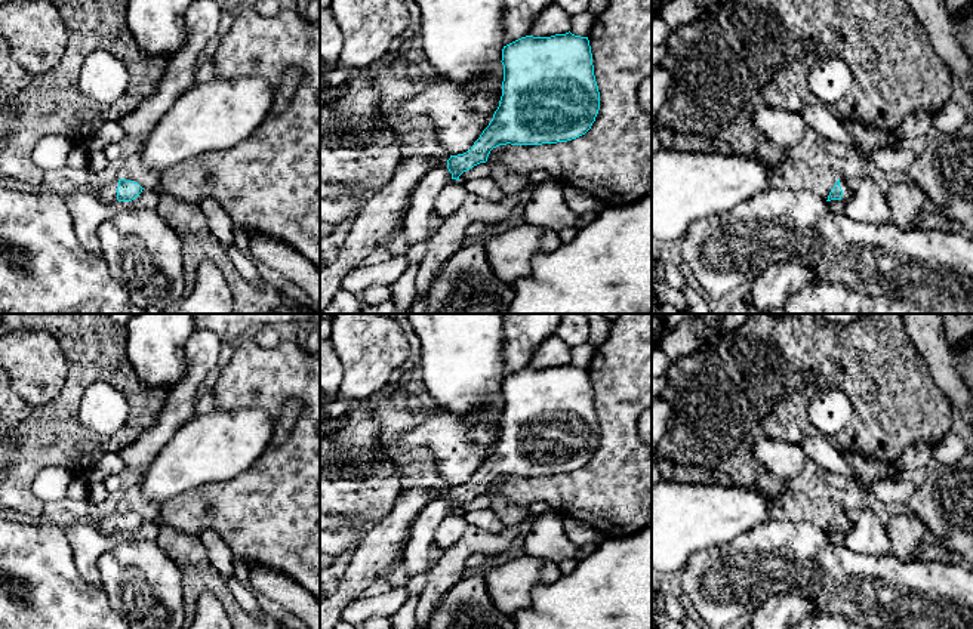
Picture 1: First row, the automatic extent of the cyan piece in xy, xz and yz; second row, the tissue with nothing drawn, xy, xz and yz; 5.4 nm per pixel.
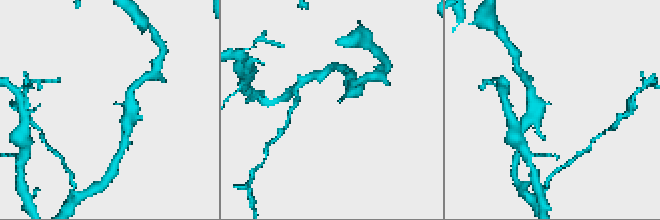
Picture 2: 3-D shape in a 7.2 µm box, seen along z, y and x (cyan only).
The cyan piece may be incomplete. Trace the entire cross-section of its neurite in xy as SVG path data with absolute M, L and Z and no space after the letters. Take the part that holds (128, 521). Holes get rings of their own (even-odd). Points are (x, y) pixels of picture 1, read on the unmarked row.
M116 511L111 515L102 517L98 519L96 528L102 534L114 533L132 533L142 524L142 518L138 514Z

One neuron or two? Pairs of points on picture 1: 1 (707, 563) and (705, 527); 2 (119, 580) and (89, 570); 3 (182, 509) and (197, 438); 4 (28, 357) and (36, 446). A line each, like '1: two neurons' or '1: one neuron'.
1: two neurons
2: two neurons
3: two neurons
4: two neurons

